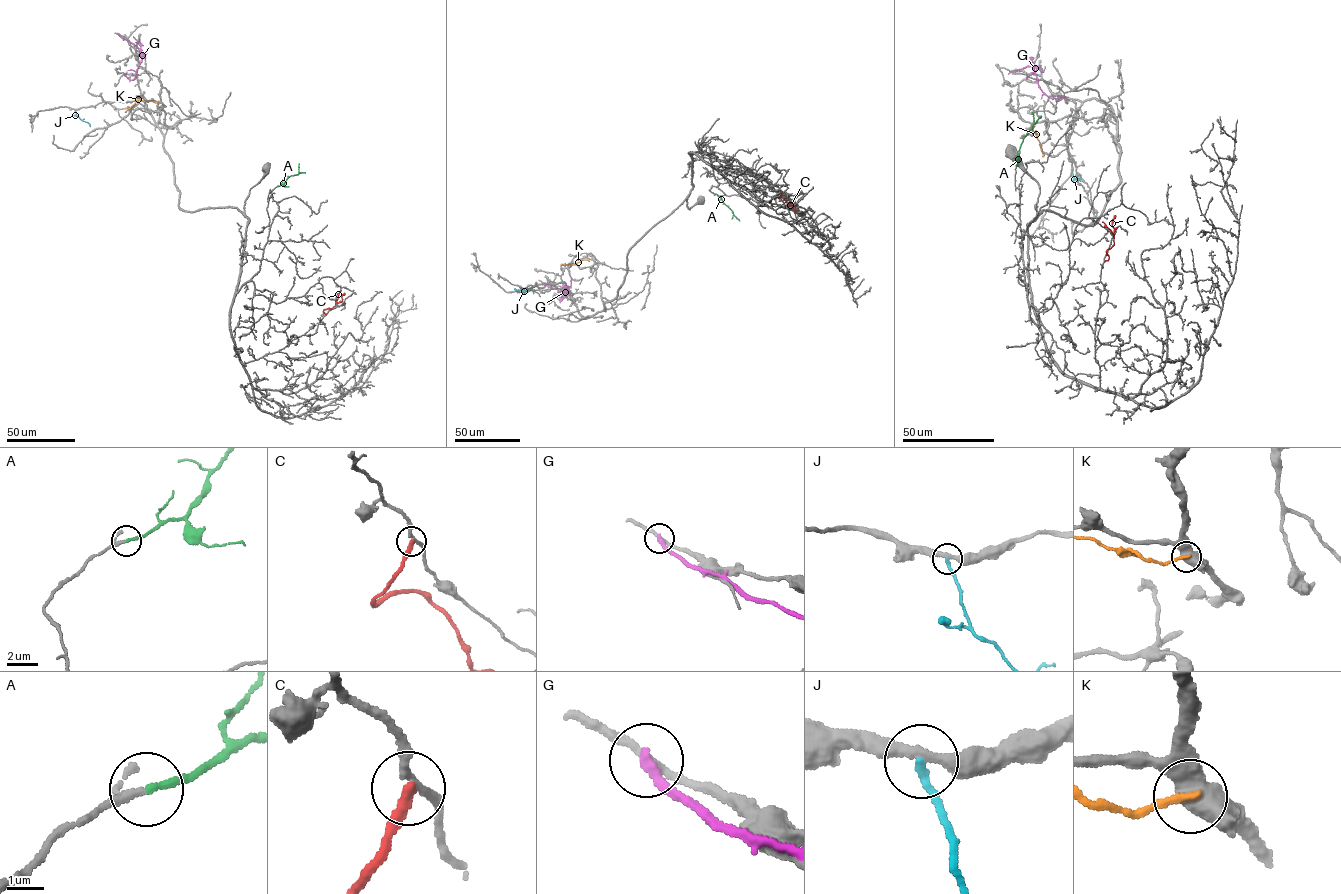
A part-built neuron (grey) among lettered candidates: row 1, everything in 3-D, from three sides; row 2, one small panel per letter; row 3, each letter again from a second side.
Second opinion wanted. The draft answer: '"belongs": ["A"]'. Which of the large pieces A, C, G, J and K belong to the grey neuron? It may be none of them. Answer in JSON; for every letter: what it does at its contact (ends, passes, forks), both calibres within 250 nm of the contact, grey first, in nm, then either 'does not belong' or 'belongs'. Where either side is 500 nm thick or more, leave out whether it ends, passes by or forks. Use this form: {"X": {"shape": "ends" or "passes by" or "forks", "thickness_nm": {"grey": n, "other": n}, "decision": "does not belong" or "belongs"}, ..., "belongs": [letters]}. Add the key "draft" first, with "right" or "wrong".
{"draft": "right", "A": {"shape": "ends", "thickness_nm": {"grey": 140, "other": 200}, "decision": "belongs"}, "C": {"shape": "ends", "thickness_nm": {"grey": 200, "other": 300}, "decision": "does not belong"}, "G": {"shape": "ends", "thickness_nm": {"grey": 200, "other": 260}, "decision": "does not belong"}, "J": {"shape": "ends", "thickness_nm": {"grey": 320, "other": 200}, "decision": "does not belong"}, "K": {"thickness_nm": {"grey": 600, "other": 220}, "decision": "does not belong"}, "belongs": ["A"]}

